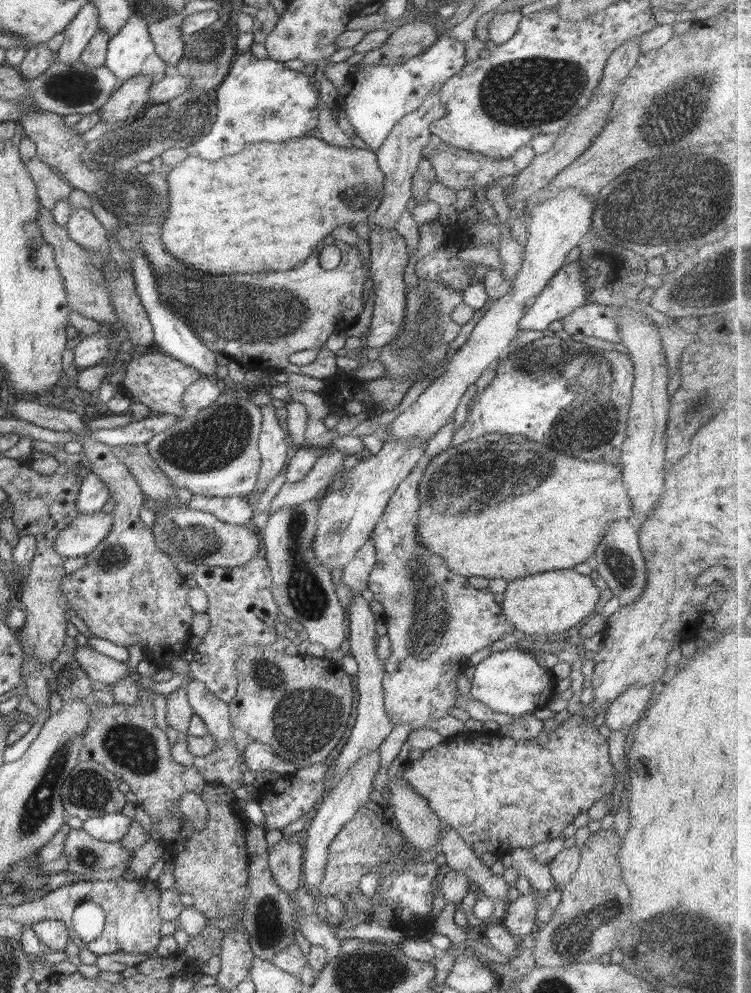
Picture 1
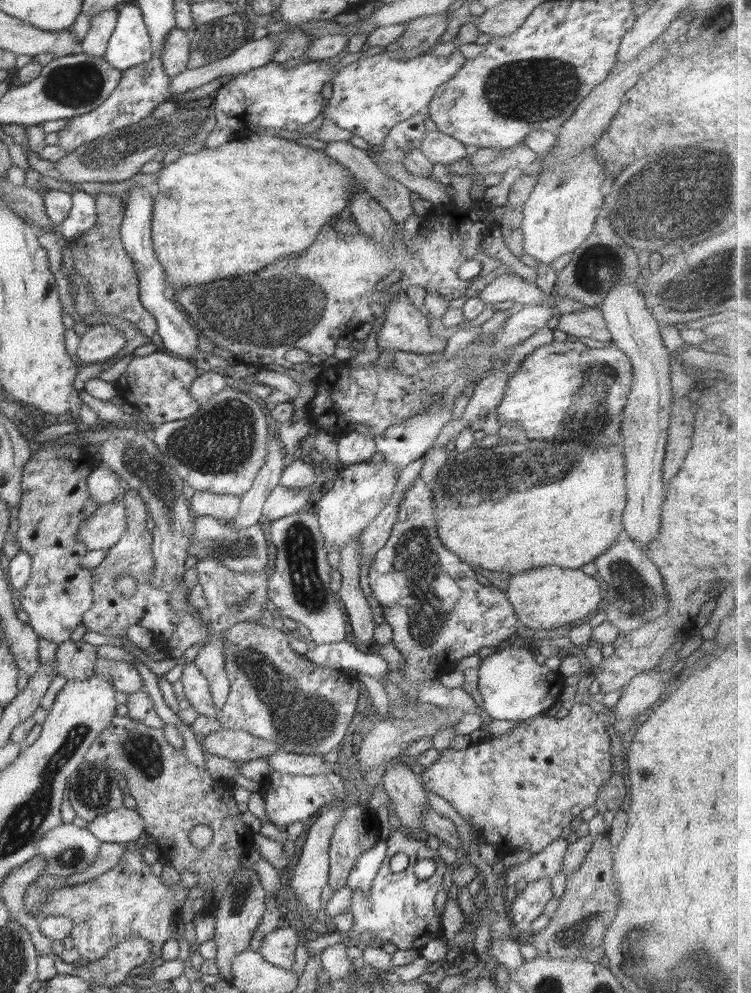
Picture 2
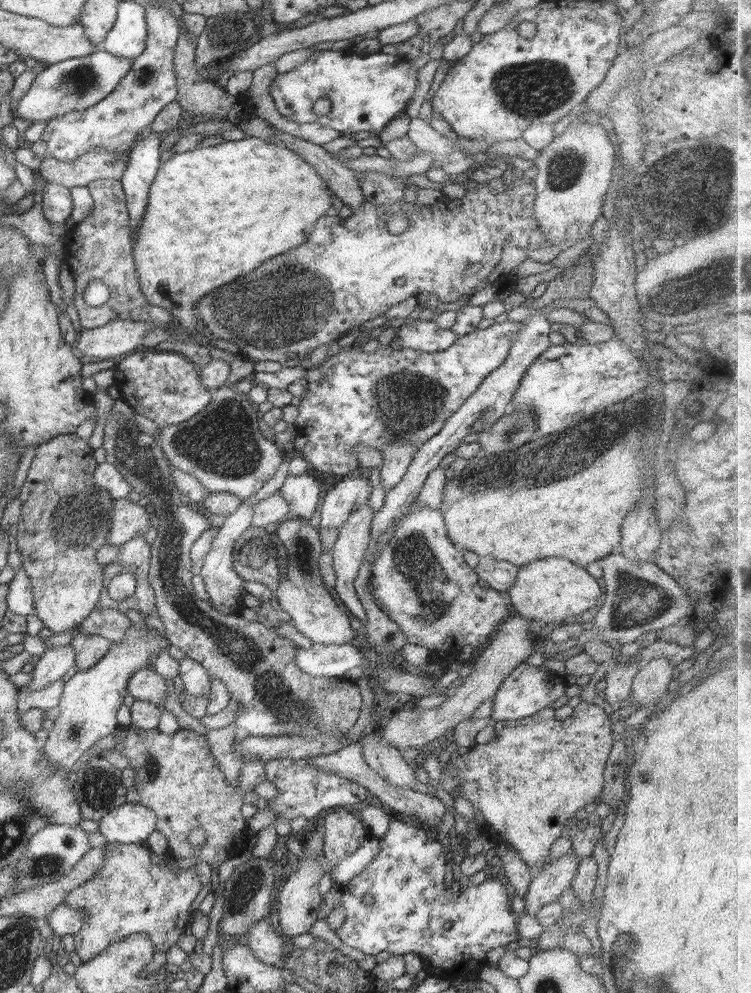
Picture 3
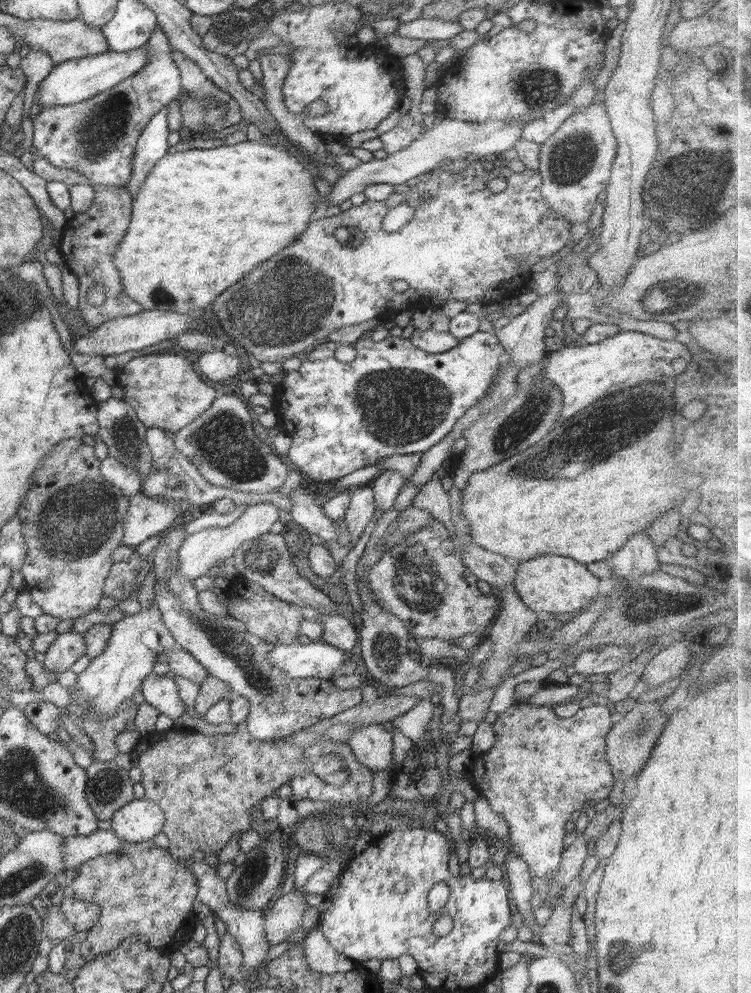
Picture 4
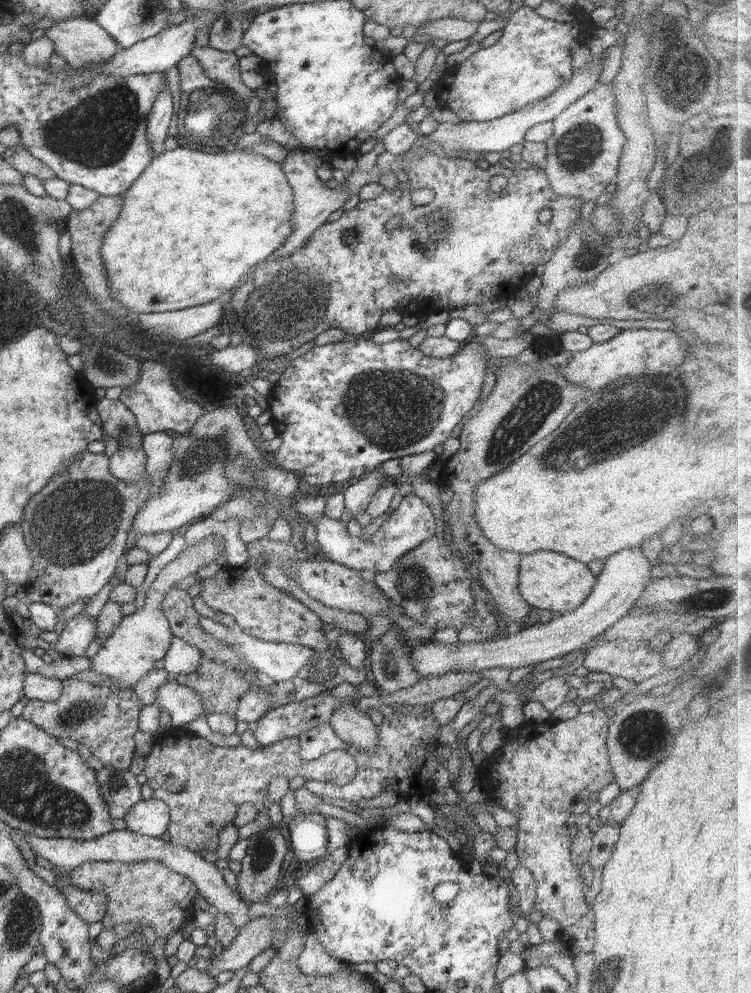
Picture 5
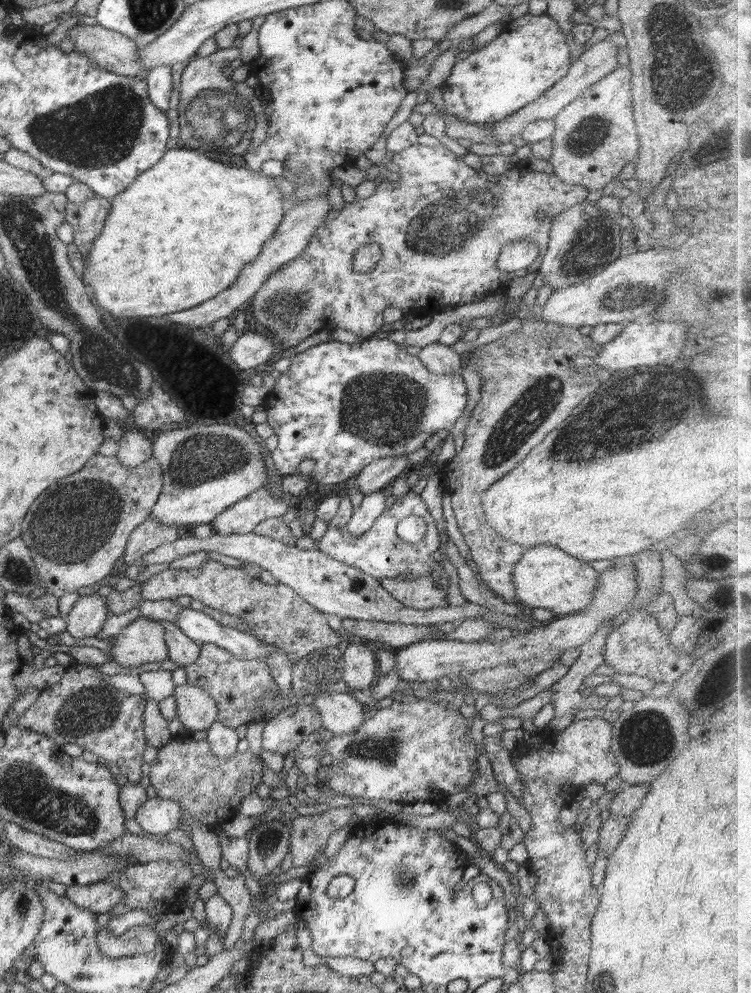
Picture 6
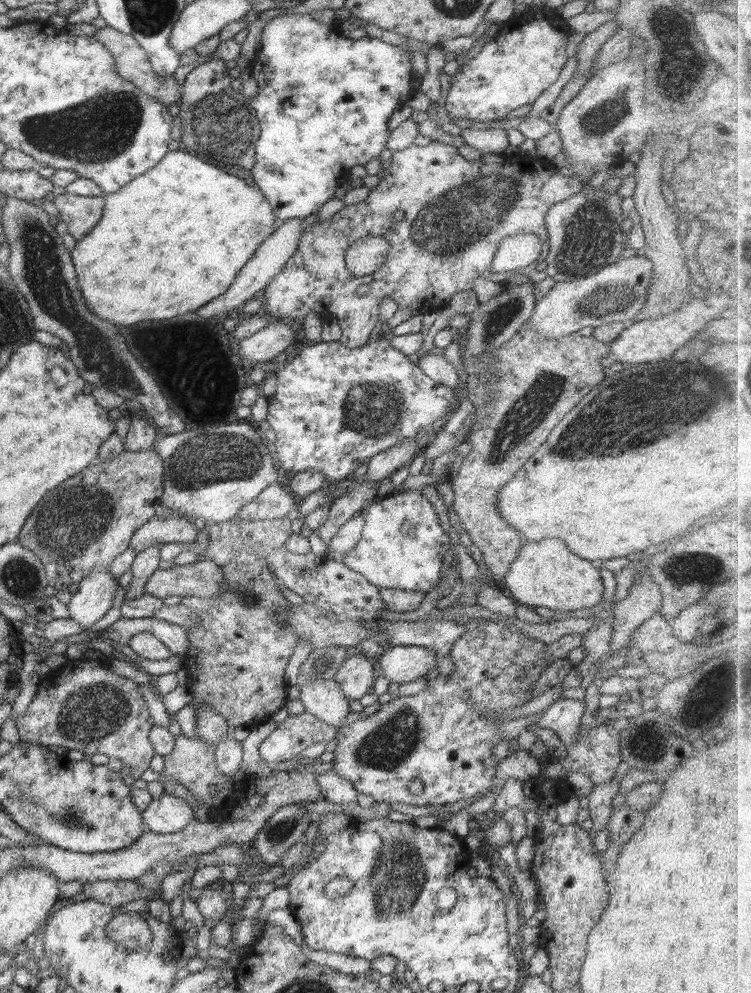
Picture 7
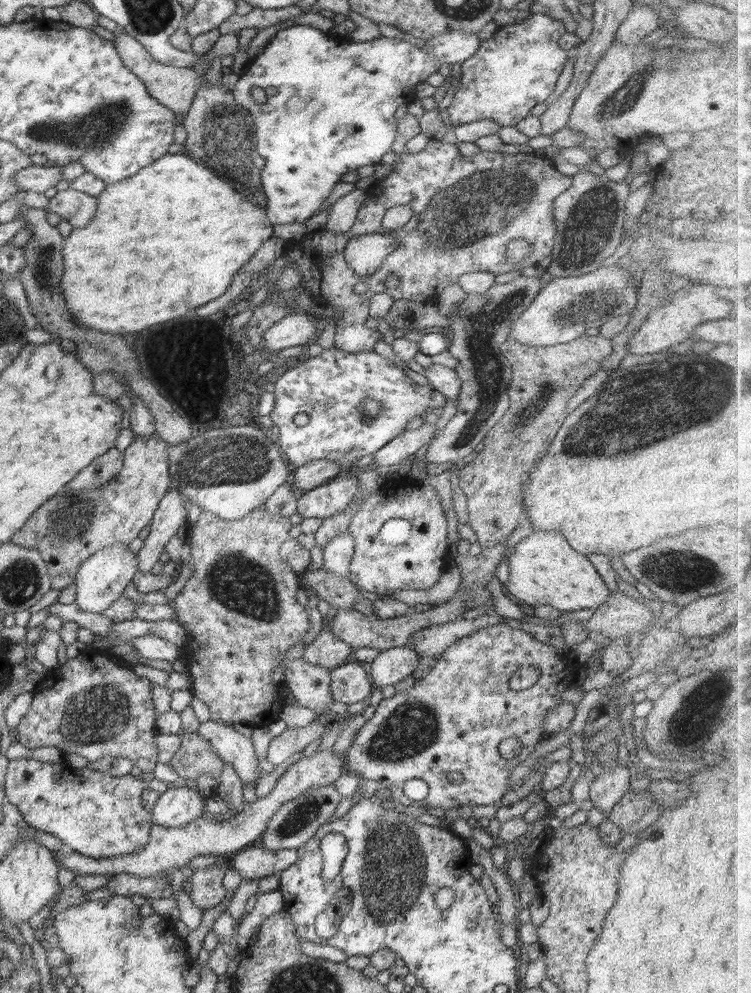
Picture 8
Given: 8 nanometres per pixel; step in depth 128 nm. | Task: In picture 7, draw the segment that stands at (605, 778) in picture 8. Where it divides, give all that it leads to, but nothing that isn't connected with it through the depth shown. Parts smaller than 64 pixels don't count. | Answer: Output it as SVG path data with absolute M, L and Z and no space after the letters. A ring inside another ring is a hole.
M620 778L610 780L605 784L598 784L587 795L590 805L590 819L592 819L592 829L590 830L594 838L599 830L605 828L611 816L612 808L620 801Z

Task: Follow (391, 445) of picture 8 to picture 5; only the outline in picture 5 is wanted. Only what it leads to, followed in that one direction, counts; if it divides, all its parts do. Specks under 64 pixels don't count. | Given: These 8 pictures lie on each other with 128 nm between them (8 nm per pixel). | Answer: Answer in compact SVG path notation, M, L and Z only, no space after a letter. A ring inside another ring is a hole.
M373 469L362 479L358 478L358 482L350 484L344 492L345 510L352 513L353 518L361 510L366 512L366 507L369 507L374 494L389 479L386 473L382 473L380 469Z

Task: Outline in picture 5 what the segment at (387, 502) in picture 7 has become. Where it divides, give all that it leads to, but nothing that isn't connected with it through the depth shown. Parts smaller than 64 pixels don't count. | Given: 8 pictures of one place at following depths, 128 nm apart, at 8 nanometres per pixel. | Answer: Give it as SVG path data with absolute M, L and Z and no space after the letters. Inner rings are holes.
M413 492L403 497L398 508L390 514L374 535L352 536L343 522L326 516L306 517L306 524L315 526L317 532L315 546L320 548L323 556L328 556L330 560L345 564L349 568L369 576L391 570L398 558L435 536L437 526L432 508L426 504L423 498L416 496Z

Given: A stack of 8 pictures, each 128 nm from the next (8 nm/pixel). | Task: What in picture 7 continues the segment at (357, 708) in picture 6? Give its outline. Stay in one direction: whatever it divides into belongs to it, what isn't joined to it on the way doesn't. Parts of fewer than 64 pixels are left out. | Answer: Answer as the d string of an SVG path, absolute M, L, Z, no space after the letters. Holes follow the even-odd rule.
M298 675L296 686L300 688L300 702L305 710L326 724L340 728L350 712L349 698L344 696L339 684L332 679L312 679Z

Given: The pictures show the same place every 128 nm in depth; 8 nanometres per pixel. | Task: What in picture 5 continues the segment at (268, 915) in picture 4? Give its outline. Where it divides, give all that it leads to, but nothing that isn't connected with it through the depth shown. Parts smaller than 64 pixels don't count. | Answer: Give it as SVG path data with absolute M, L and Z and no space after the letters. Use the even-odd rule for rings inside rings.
M254 917L238 931L232 944L218 957L211 959L206 974L217 977L220 972L235 971L252 962L264 949L271 948L276 932L270 917Z

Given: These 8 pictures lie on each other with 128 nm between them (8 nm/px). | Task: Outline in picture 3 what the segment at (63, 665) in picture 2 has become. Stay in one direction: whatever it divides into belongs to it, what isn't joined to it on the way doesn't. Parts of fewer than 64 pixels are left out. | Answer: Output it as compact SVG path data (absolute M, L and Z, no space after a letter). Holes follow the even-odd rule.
M83 633L72 637L69 644L72 645L72 649L76 653L74 665L78 667L78 671L88 670L96 665L113 645L110 640L101 635L86 635Z

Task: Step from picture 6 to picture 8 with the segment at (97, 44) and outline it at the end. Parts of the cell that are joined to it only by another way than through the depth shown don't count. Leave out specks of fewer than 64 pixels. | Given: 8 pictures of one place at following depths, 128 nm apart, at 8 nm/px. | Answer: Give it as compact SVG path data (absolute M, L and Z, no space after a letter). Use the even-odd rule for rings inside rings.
M124 31L122 33L115 32L112 43L114 43L124 65L146 85L148 94L152 98L173 110L176 114L184 115L190 110L190 104L194 101L196 94L203 88L202 86L204 86L202 72L197 69L166 65L156 61L150 55L150 52L146 51L146 48L142 46L141 42L138 42Z

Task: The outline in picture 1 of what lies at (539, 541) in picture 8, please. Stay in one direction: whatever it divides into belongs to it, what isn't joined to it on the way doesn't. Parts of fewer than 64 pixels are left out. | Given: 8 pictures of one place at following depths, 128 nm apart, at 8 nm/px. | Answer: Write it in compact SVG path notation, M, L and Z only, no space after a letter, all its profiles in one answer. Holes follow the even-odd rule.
M574 569L546 571L526 578L512 580L503 594L504 600L502 600L500 607L502 607L502 613L504 613L506 619L514 625L516 634L528 634L528 636L540 636L542 638L552 636L552 634L558 636L558 634L576 626L576 624L580 624L599 603L598 586L588 576L583 576Z

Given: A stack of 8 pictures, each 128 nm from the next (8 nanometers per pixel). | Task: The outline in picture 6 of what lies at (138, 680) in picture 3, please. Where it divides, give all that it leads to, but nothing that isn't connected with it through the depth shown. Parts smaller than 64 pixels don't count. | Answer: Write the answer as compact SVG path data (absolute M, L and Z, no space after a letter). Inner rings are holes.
M182 684L175 686L172 697L176 699L177 716L187 730L208 730L214 721L217 720L218 707L216 701L202 688L192 686L191 684Z

